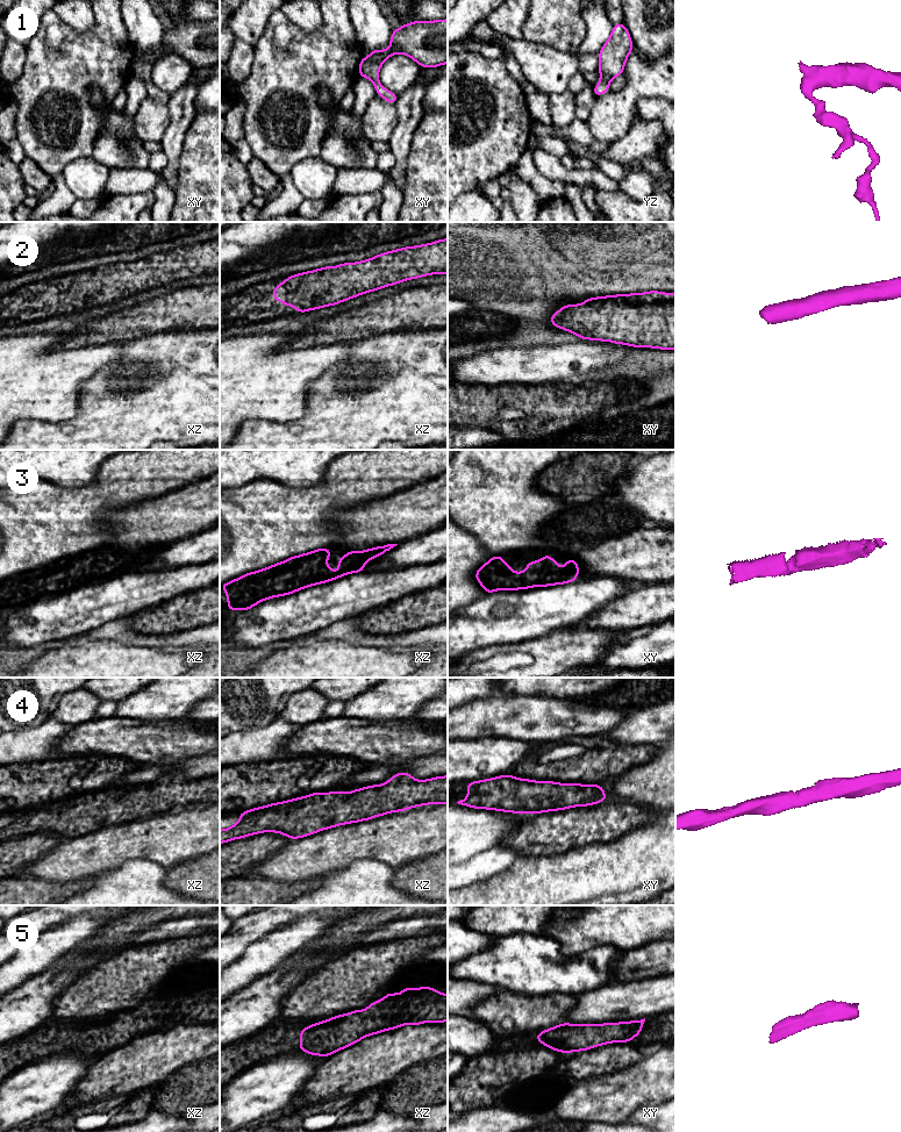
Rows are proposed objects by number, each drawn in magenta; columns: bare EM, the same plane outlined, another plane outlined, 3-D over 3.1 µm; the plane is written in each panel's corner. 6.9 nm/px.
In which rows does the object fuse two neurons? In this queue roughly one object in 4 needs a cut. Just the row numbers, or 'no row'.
no row

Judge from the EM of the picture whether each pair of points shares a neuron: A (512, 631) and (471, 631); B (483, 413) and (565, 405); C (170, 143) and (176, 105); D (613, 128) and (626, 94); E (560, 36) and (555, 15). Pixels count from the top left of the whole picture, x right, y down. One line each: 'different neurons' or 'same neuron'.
A: same neuron
B: same neuron
C: same neuron
D: same neuron
E: same neuron

